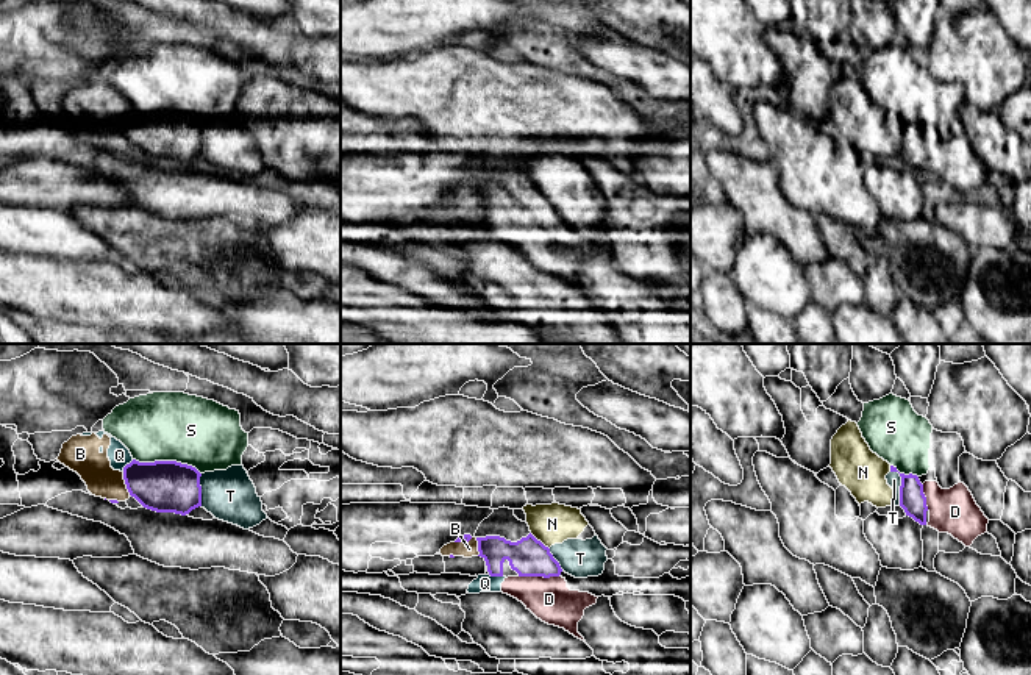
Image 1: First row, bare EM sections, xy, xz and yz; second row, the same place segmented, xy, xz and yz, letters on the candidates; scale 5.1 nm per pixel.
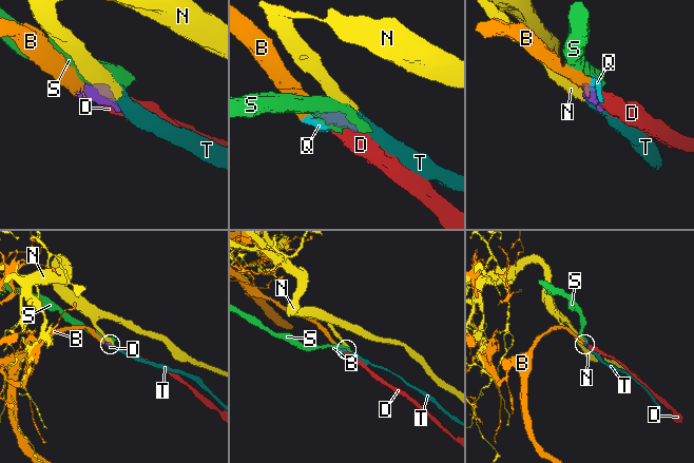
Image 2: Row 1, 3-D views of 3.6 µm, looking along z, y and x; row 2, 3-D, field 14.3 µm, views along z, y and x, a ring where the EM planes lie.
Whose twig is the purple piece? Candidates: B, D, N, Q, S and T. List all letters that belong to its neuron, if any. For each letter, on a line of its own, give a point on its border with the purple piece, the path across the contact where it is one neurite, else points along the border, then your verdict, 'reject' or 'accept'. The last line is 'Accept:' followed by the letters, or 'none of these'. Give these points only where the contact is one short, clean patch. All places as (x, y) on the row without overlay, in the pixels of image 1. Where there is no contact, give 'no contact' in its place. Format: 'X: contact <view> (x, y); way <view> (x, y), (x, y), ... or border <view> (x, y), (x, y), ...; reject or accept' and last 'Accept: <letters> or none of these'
B: contact xy (125, 133); border xy (122, 122), (130, 144); reject
D: contact xz (539, 225); way xz (528, 207), (539, 225), (539, 238), (549, 249); accept
N: contact xz (539, 191); border xz (530, 183), (549, 199); reject
Q: contact xy (127, 114); reject
S: contact xy (167, 111); border xy (133, 108), (139, 111), (180, 111), (191, 114), (200, 124); reject
T: contact yz (900, 136); border yz (891, 121), (900, 125), (900, 155); reject
Accept: D

